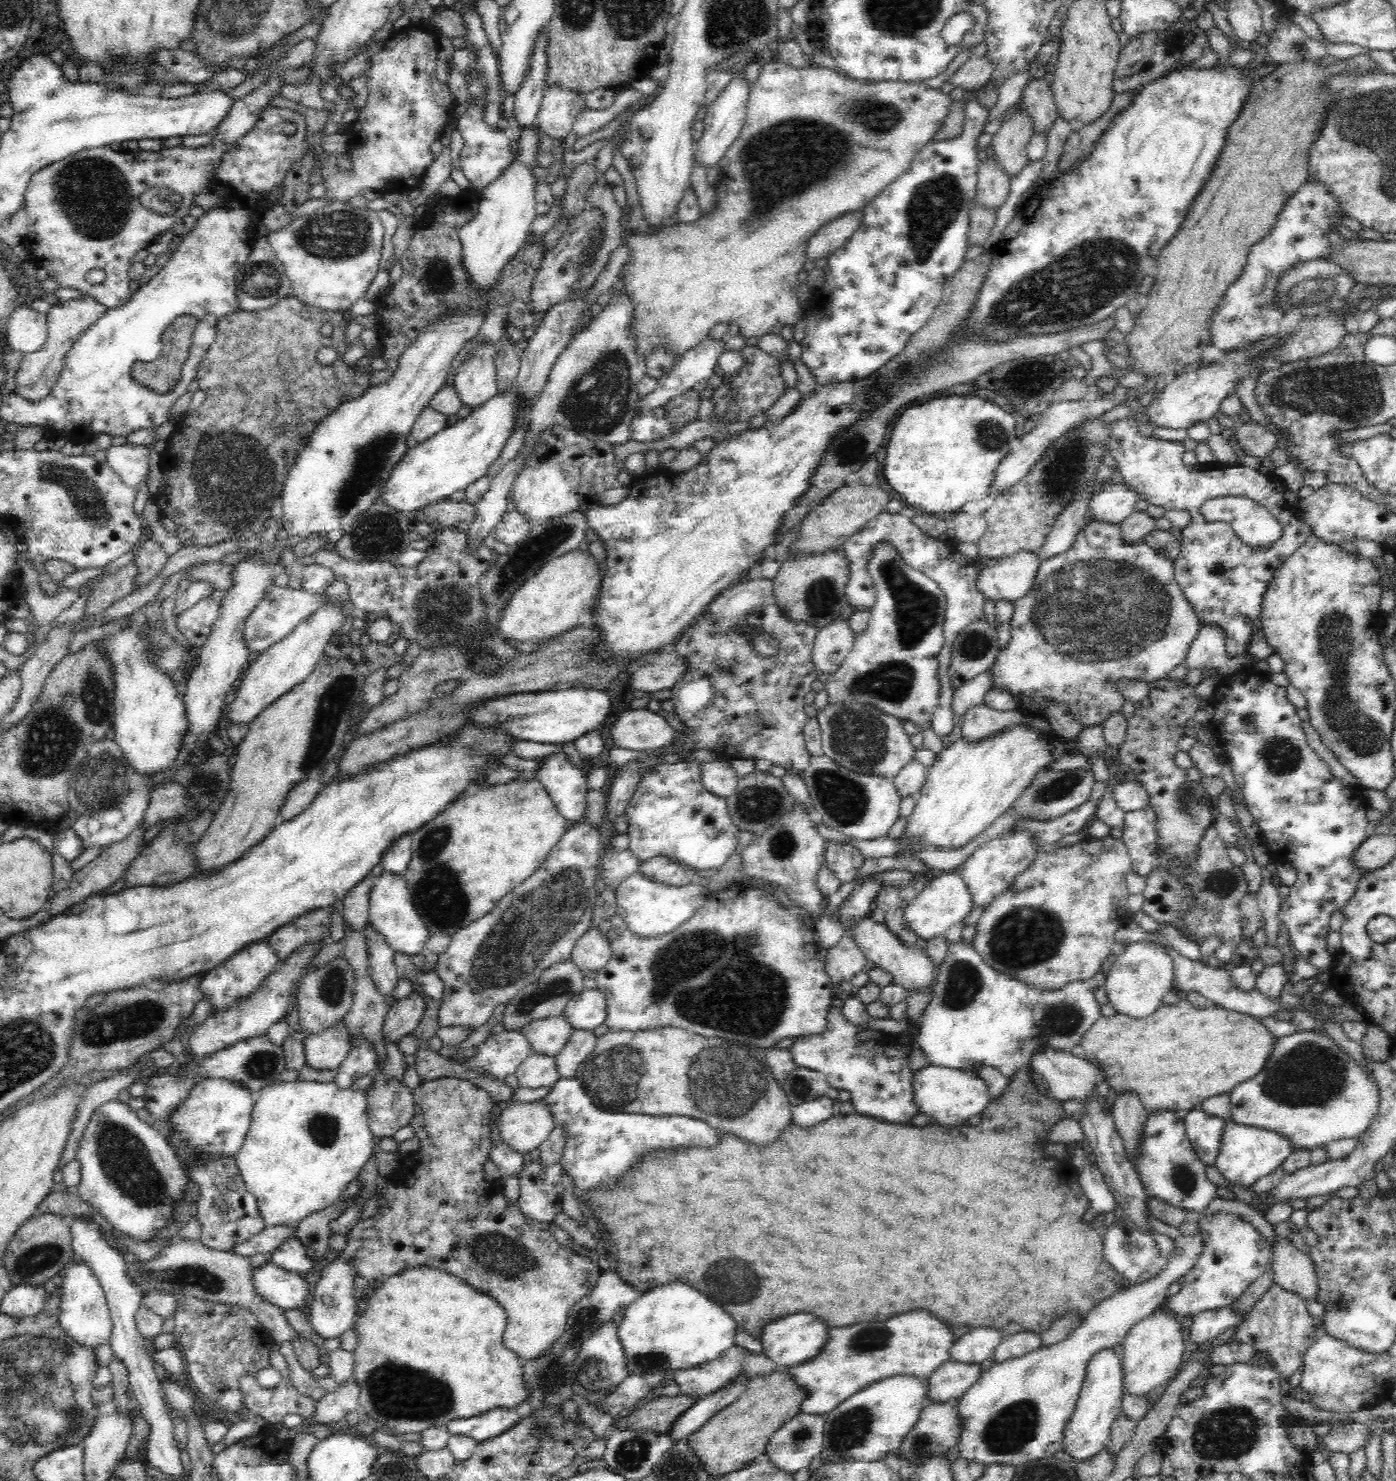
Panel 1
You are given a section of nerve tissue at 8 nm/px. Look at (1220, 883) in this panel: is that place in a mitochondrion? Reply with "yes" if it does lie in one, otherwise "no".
yes

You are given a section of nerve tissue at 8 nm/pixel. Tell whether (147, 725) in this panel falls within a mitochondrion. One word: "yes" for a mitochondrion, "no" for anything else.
no

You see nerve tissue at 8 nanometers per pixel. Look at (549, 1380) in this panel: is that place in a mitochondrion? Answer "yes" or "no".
yes

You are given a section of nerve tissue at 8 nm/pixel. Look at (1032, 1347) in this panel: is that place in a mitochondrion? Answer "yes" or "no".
no

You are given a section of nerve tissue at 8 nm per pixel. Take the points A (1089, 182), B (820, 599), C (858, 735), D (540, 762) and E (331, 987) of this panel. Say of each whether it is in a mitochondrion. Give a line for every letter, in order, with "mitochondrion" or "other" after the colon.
A: other
B: mitochondrion
C: mitochondrion
D: other
E: mitochondrion

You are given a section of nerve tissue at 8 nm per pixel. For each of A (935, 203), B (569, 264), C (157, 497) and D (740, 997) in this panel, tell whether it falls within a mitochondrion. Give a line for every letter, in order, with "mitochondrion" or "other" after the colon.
A: mitochondrion
B: mitochondrion
C: other
D: mitochondrion

